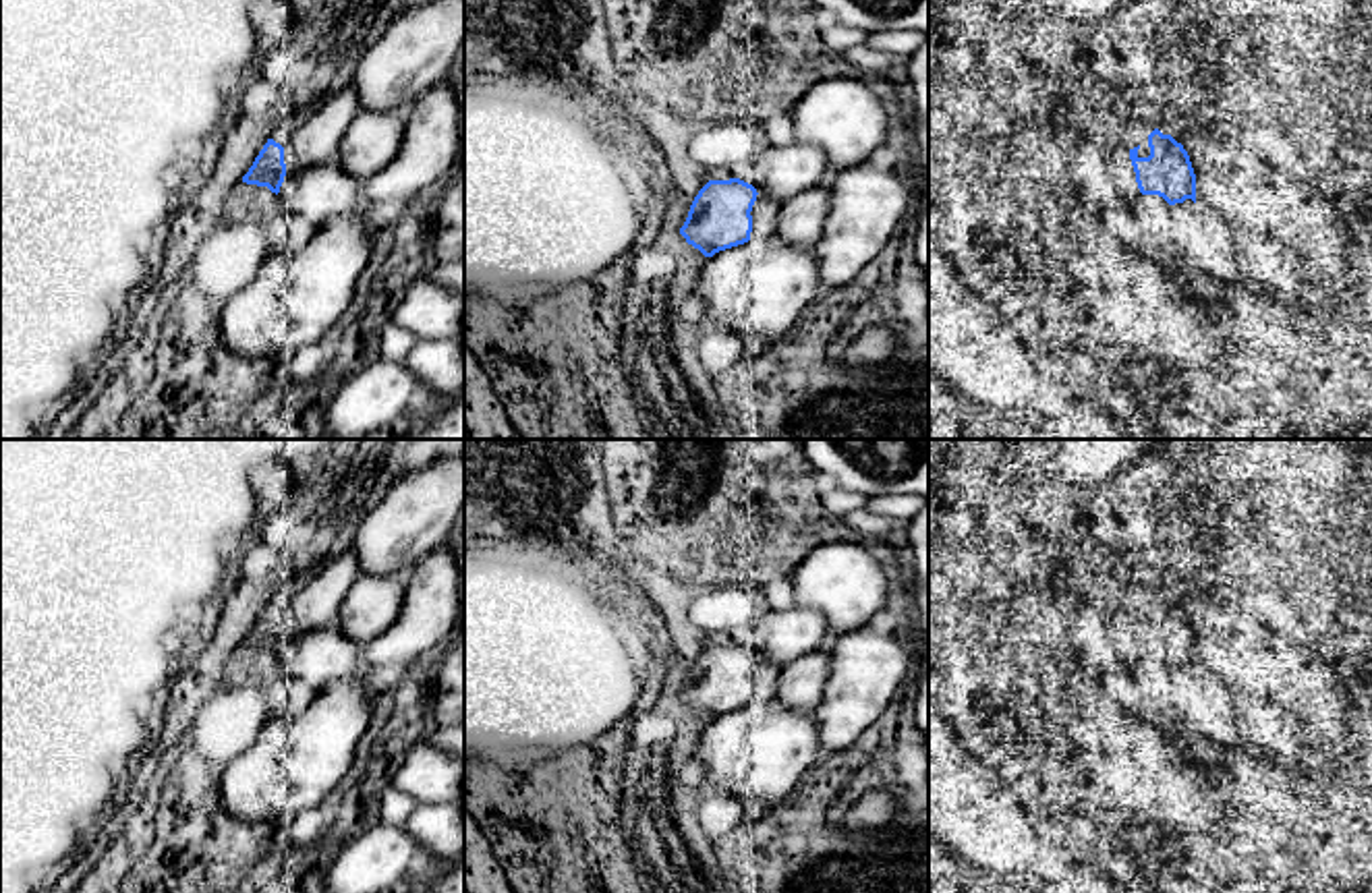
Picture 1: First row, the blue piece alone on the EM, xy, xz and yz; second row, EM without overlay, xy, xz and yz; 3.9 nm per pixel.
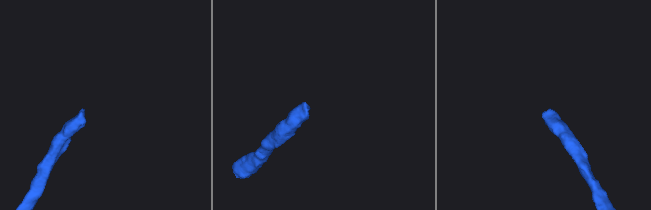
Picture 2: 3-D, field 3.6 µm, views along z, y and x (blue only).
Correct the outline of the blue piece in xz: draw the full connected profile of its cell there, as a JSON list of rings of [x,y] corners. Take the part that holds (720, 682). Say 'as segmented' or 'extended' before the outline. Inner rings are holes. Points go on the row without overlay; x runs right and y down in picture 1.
extended; [[[730,642],[709,644],[694,661],[680,698],[705,721],[775,702],[781,667],[761,659],[752,649]]]

